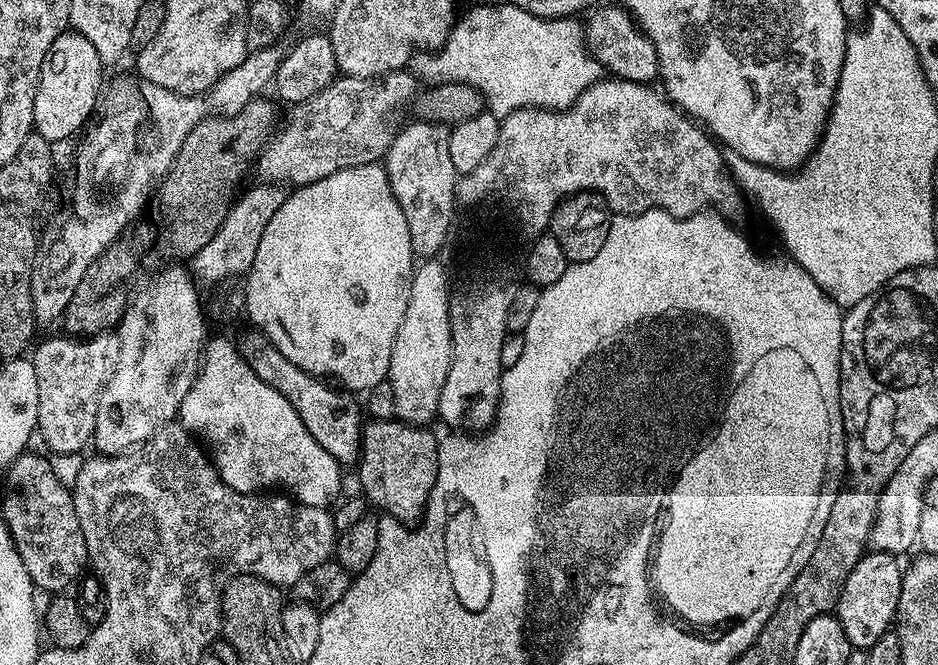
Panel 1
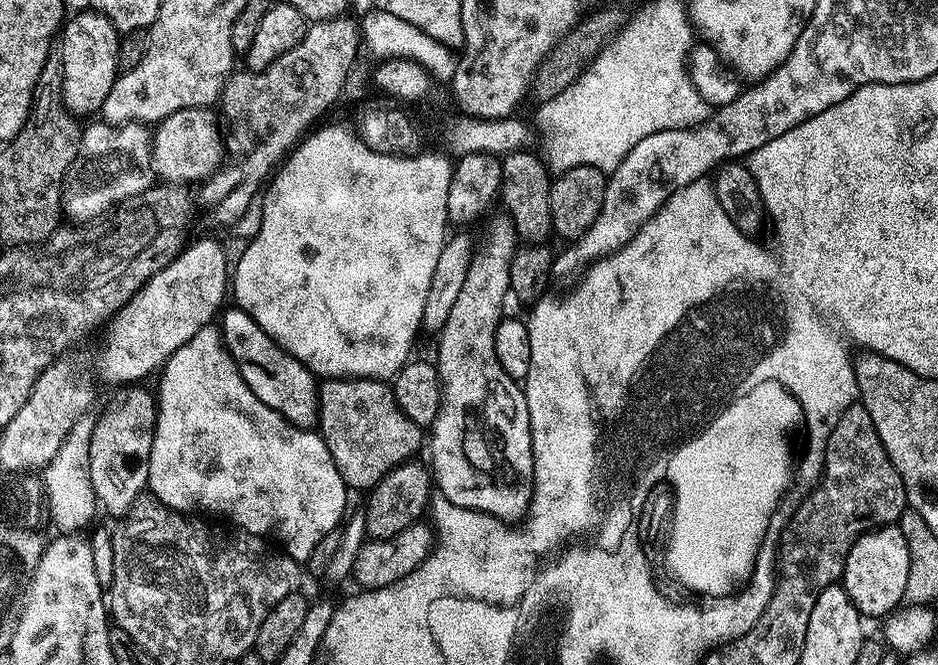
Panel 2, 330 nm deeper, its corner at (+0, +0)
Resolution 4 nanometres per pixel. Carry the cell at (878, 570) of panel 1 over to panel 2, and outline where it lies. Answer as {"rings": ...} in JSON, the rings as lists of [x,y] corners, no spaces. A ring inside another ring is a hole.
{"rings":[[[885,526],[874,528],[858,537],[854,546],[850,546],[850,554],[846,558],[842,586],[854,602],[854,606],[860,611],[861,617],[877,616],[883,618],[890,612],[895,612],[897,608],[905,603],[906,577],[910,574],[910,550],[906,550],[906,538],[902,538],[902,530],[898,526]]]}

